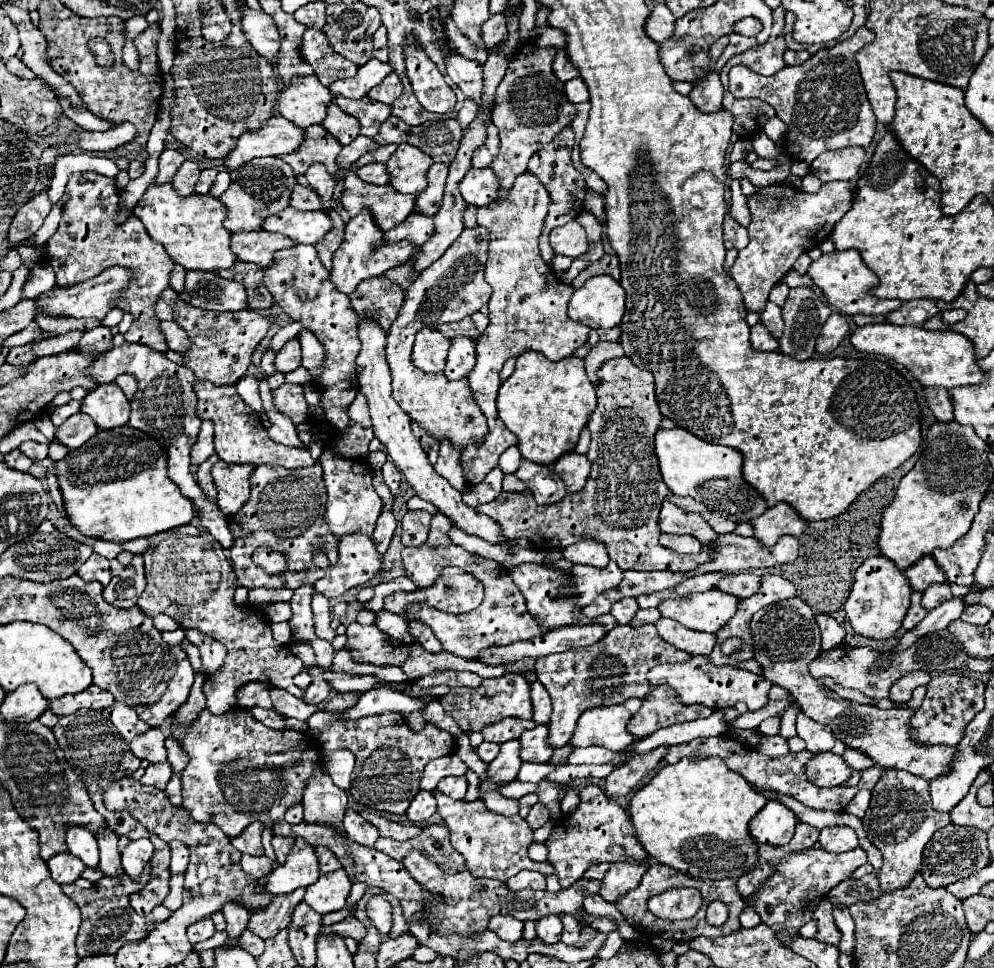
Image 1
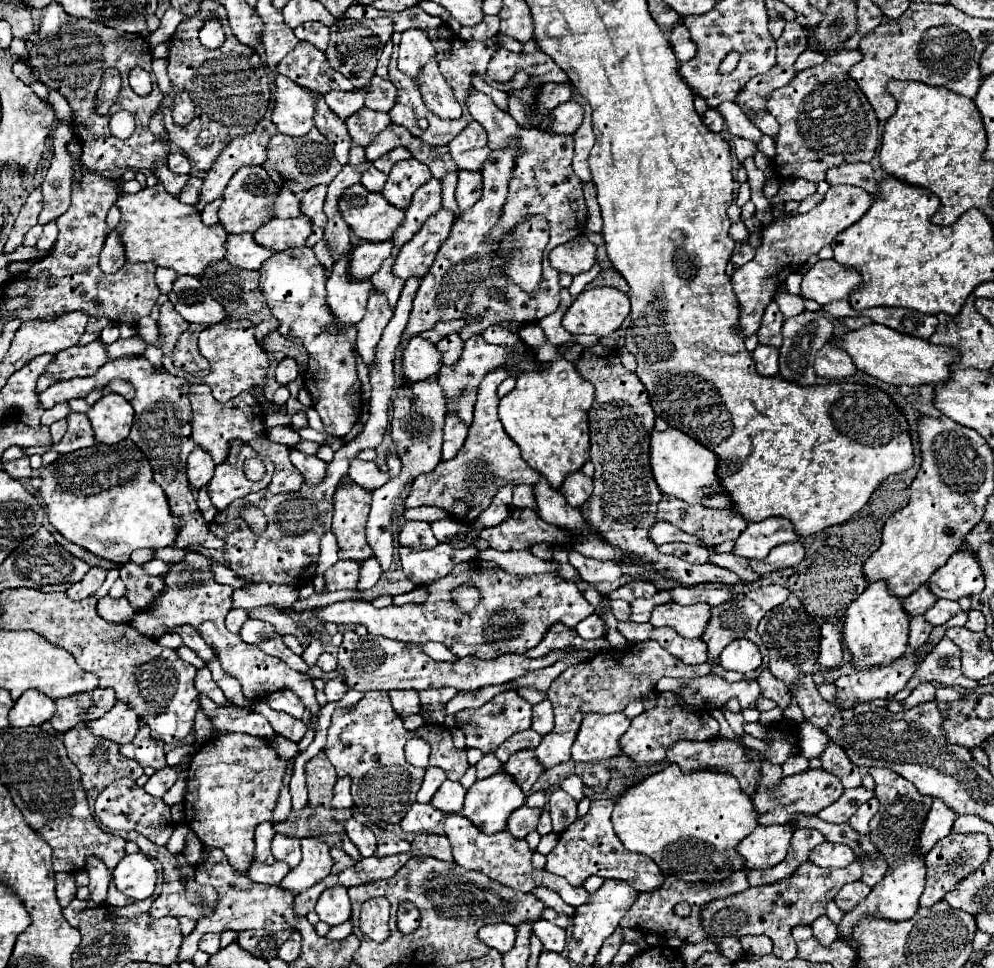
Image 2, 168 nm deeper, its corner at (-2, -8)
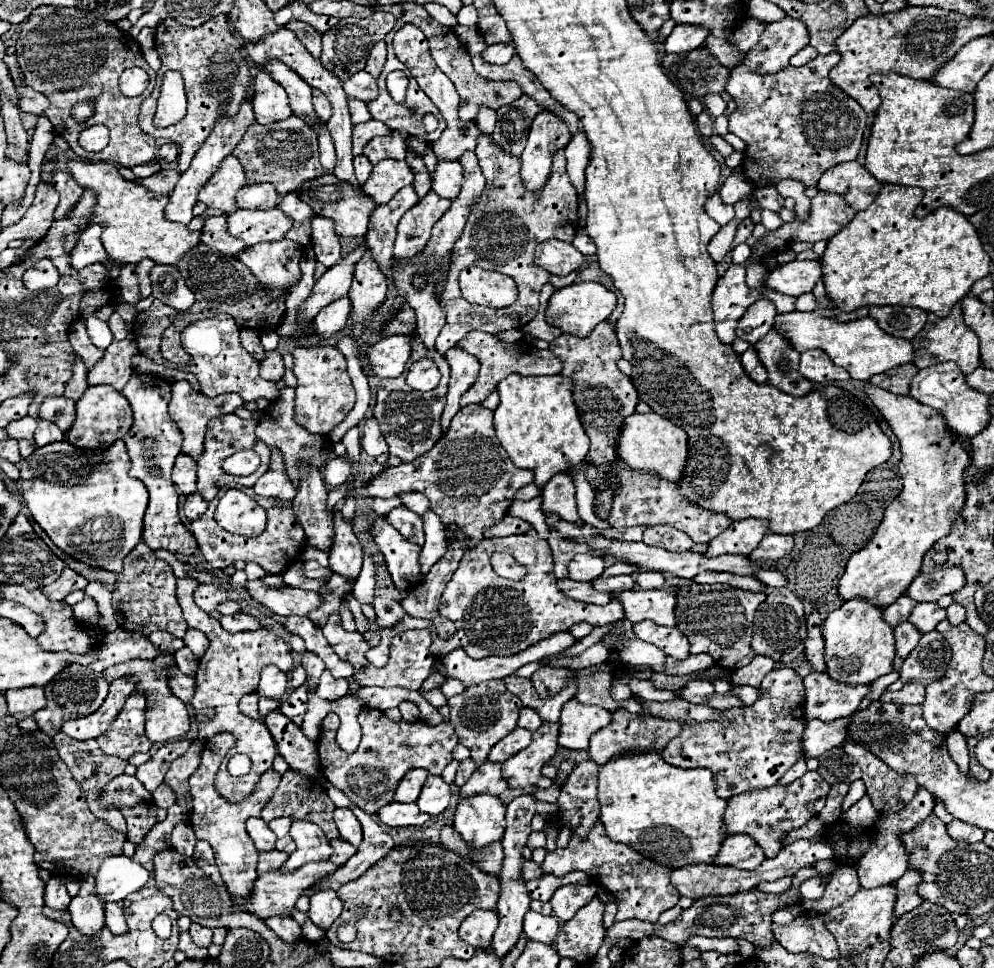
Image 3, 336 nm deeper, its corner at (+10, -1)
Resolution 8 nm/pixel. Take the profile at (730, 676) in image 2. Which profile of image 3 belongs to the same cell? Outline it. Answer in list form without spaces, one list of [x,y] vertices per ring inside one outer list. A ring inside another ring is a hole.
[[[725,584],[683,586],[677,592],[677,628],[689,638],[691,654],[707,652],[715,658],[717,666],[735,672],[755,658],[751,648],[751,626],[753,614],[765,598],[765,592],[747,592]]]

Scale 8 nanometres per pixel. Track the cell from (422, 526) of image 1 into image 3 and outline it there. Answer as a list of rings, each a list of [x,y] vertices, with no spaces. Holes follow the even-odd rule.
[[[399,506],[399,508],[391,510],[387,514],[387,522],[395,530],[399,530],[409,542],[423,546],[423,542],[425,542],[425,538],[423,538],[423,520],[417,514],[409,512],[405,506]]]

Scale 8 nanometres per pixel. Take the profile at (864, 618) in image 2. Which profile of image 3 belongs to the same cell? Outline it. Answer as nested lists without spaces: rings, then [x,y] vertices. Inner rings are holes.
[[[851,598],[841,608],[833,610],[823,622],[825,664],[833,680],[843,684],[871,684],[879,676],[889,674],[895,658],[893,628],[883,620],[883,608],[865,598]]]

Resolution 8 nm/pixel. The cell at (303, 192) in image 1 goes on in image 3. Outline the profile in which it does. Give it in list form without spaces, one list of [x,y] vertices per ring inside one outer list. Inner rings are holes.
[[[267,182],[243,186],[237,192],[237,206],[249,210],[271,210],[277,206],[277,190]]]

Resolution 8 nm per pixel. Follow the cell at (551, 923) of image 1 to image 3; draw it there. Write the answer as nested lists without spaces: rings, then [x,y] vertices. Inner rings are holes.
[[[529,910],[525,914],[523,932],[529,940],[551,944],[555,940],[557,932],[559,932],[559,920],[555,916],[543,916],[543,914],[537,914],[537,912]]]

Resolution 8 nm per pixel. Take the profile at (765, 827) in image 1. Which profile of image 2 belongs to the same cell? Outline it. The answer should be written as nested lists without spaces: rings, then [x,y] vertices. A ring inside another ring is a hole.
[[[787,825],[757,827],[737,845],[737,853],[745,859],[747,869],[769,869],[785,859],[793,829]]]

